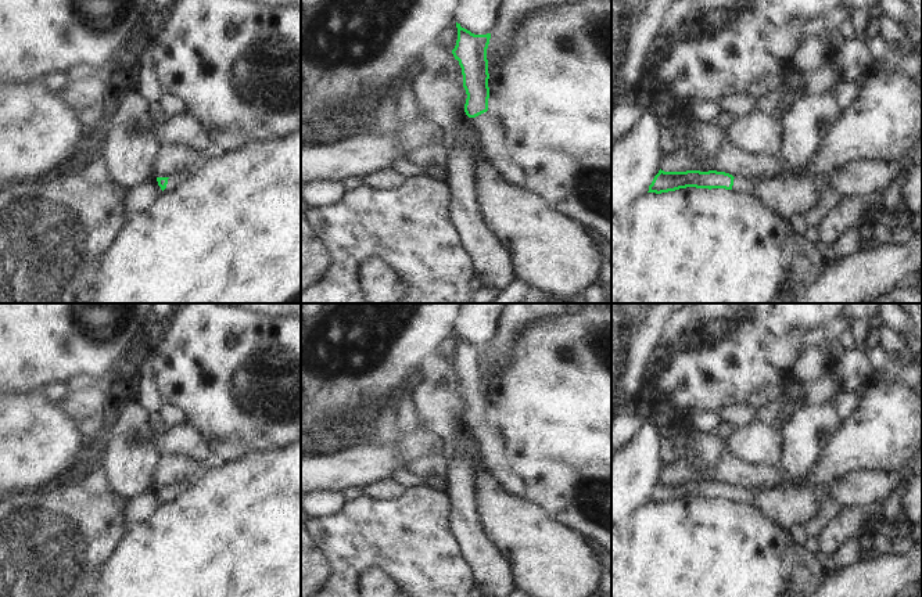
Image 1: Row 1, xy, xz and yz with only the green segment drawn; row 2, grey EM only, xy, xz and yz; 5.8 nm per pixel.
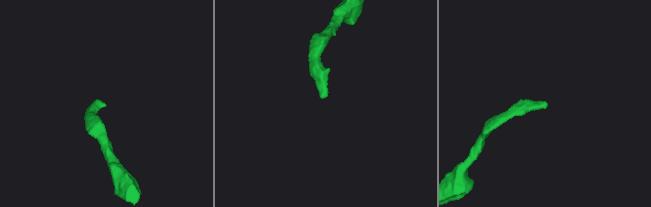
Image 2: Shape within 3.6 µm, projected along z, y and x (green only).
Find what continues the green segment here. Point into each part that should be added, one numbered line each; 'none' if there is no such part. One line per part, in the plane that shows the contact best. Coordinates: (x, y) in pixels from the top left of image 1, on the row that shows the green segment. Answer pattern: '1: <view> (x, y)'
1: xy (175, 180)

